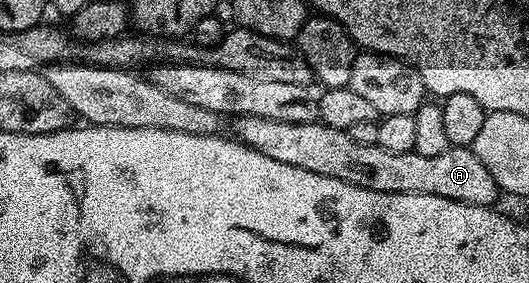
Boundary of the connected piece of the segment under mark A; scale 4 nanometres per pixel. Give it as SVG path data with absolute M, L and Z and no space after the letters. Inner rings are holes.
M242 116L232 118L230 124L235 141L262 152L262 156L270 156L270 160L294 164L294 168L306 168L306 172L318 172L318 176L346 180L362 188L395 194L446 196L446 200L475 206L492 206L498 195L494 176L486 172L486 164L478 160L471 148L454 146L442 152L442 156L418 156L415 152L399 154L386 152L377 145L358 144L346 130L330 128L318 120L286 124L282 120L265 120L262 116Z

